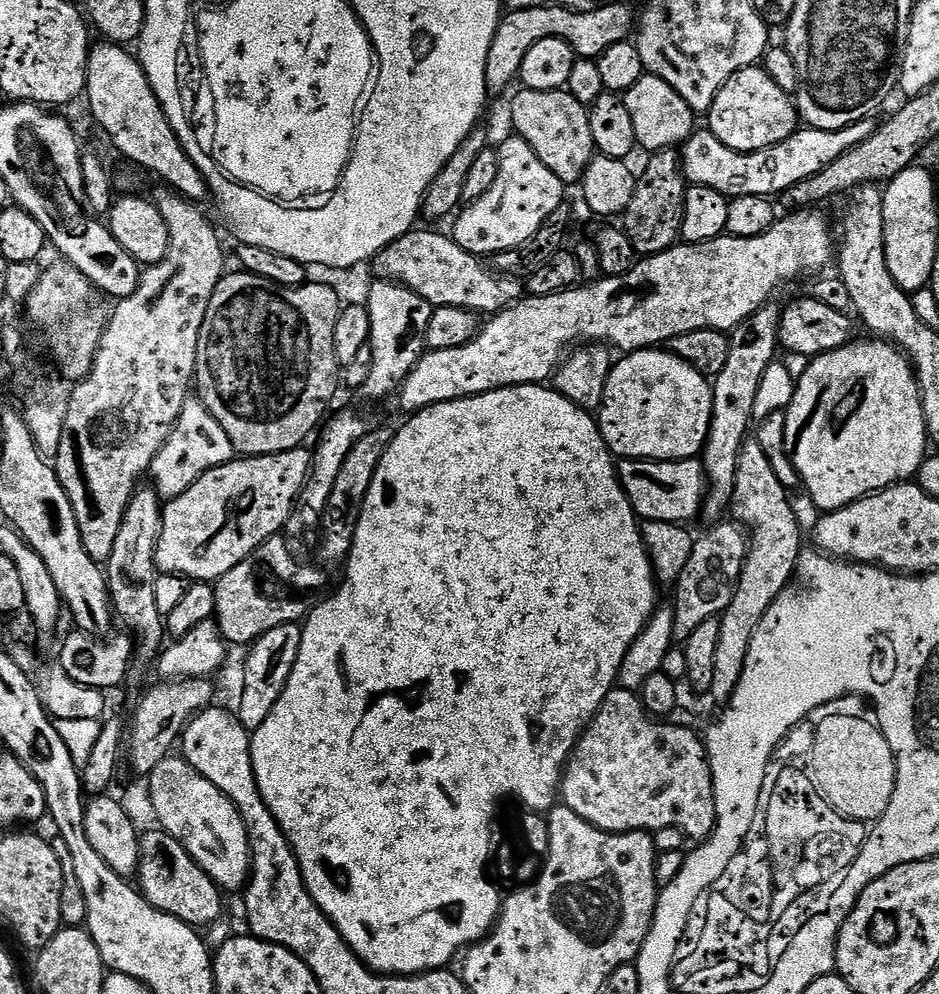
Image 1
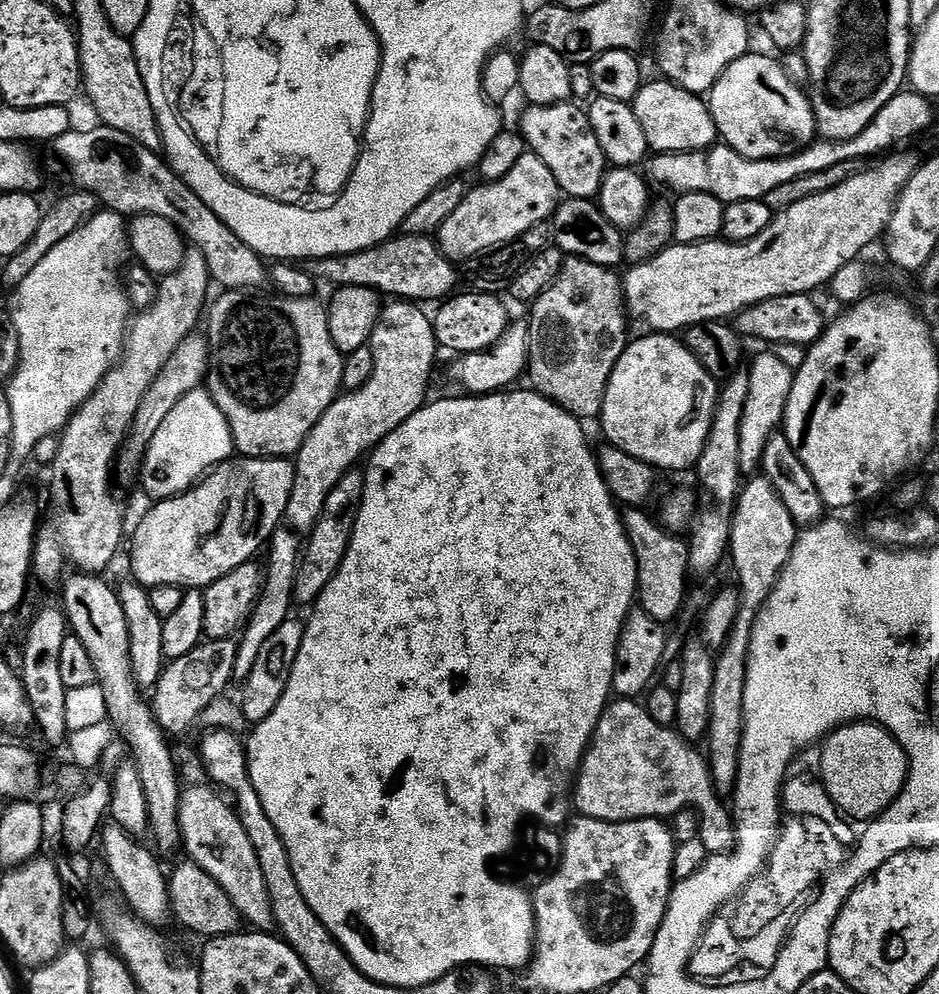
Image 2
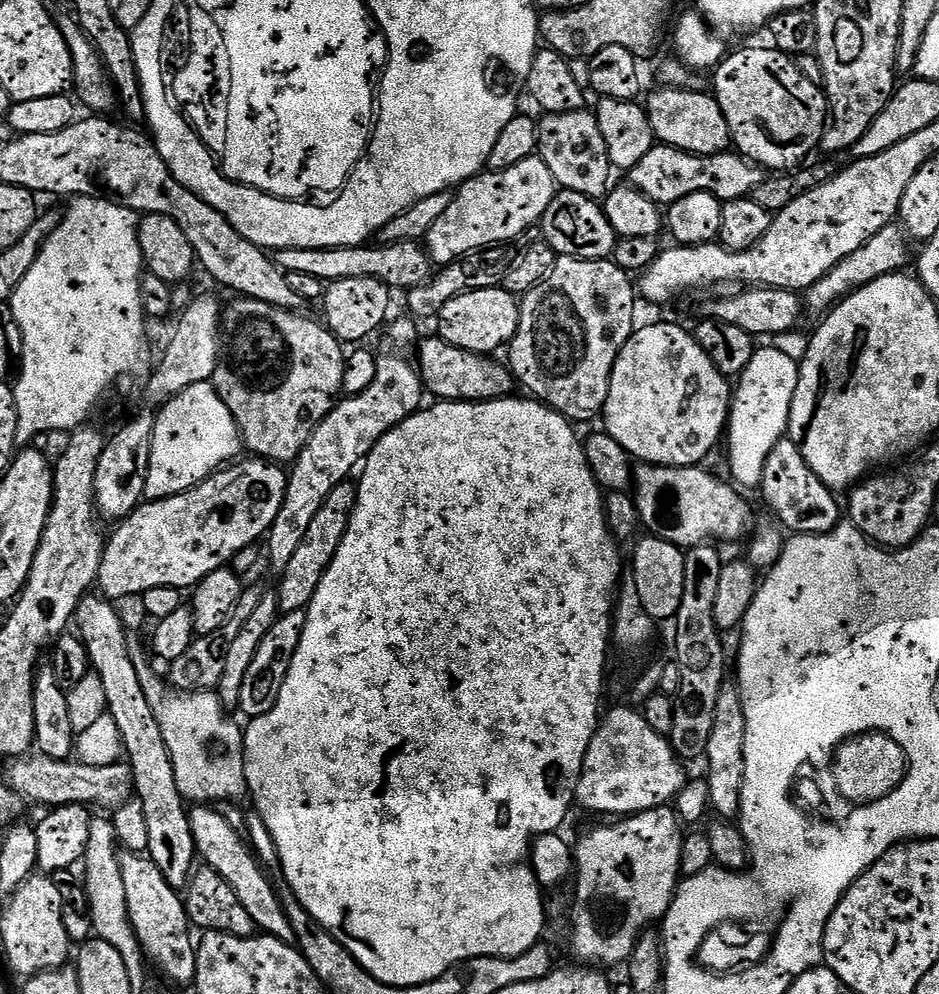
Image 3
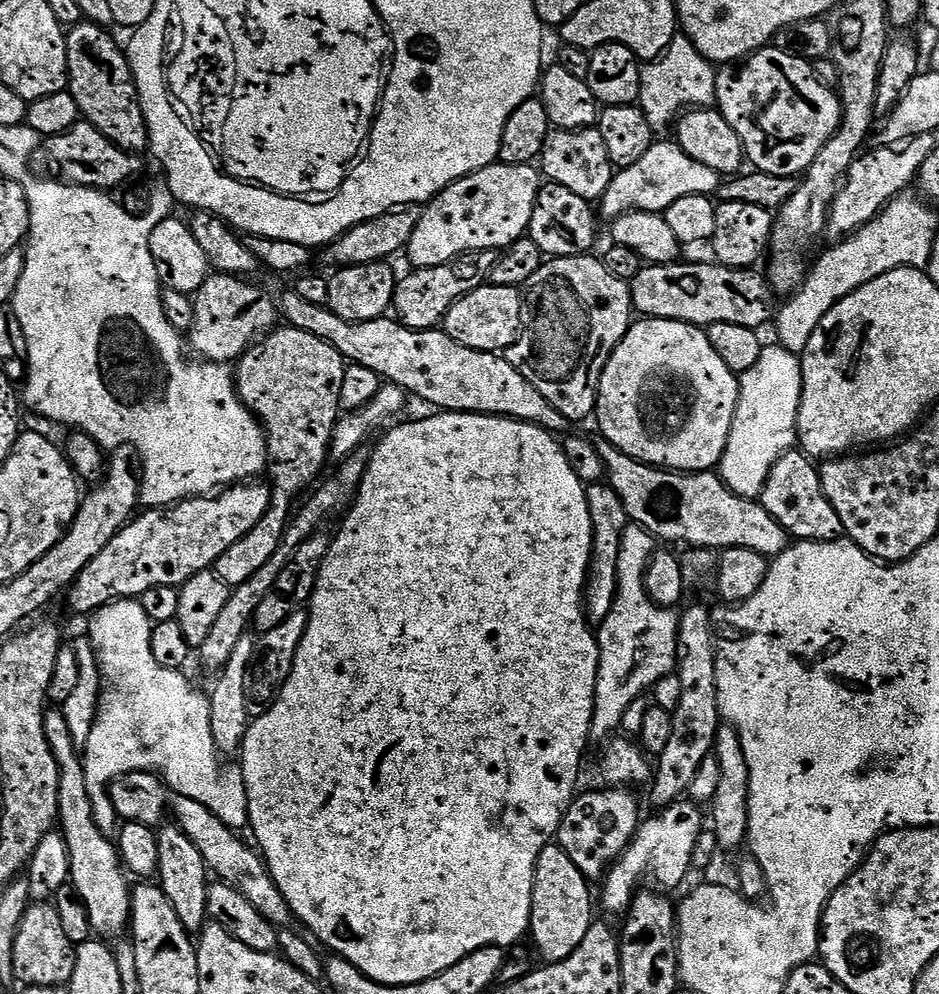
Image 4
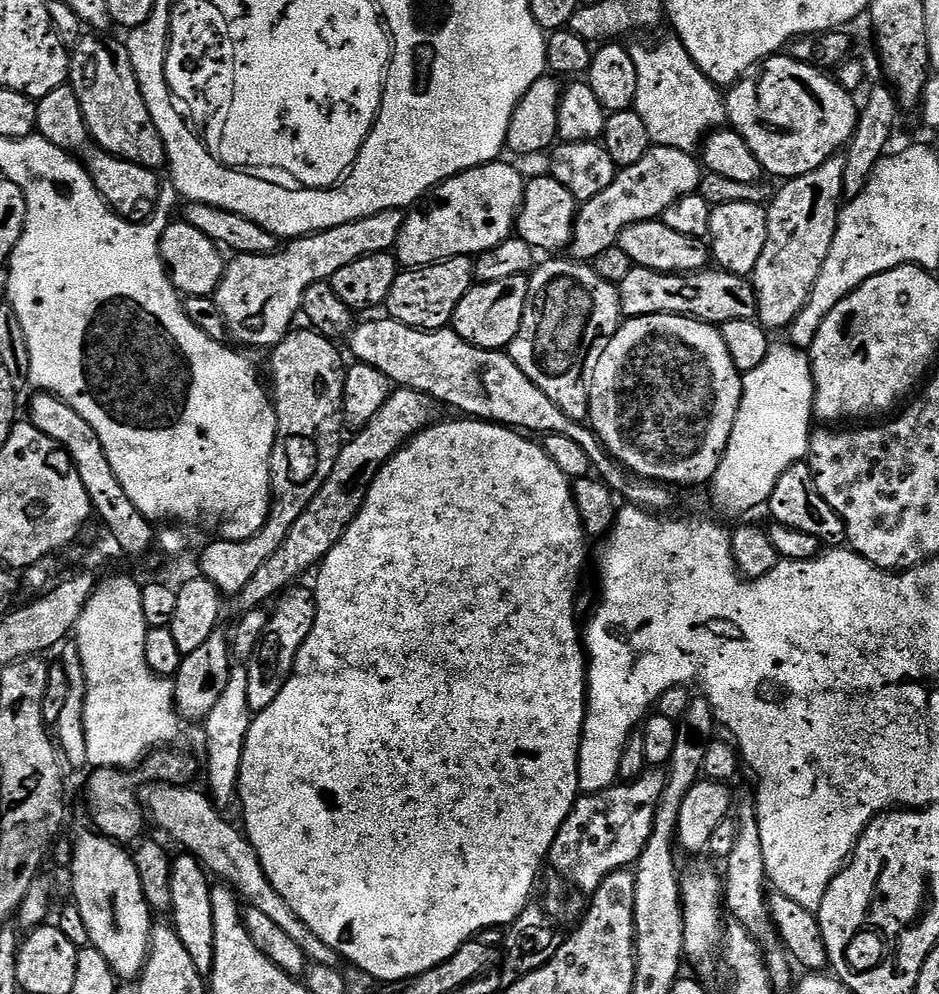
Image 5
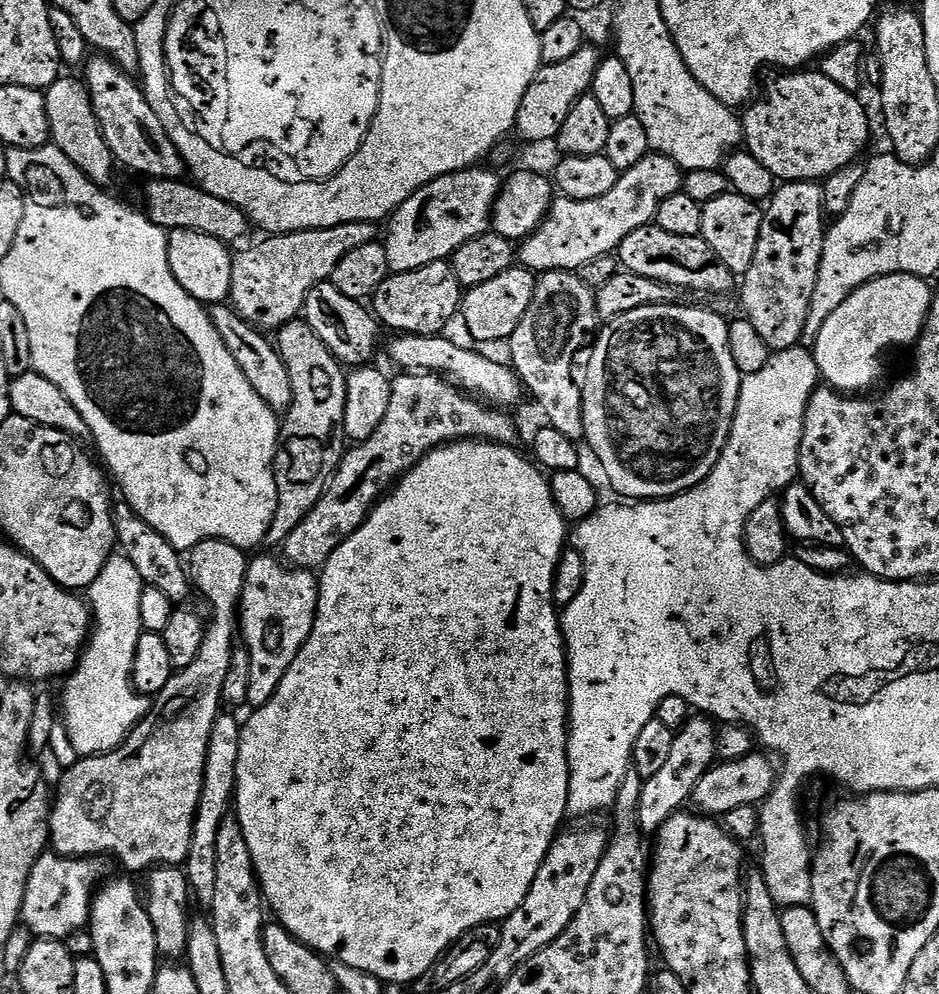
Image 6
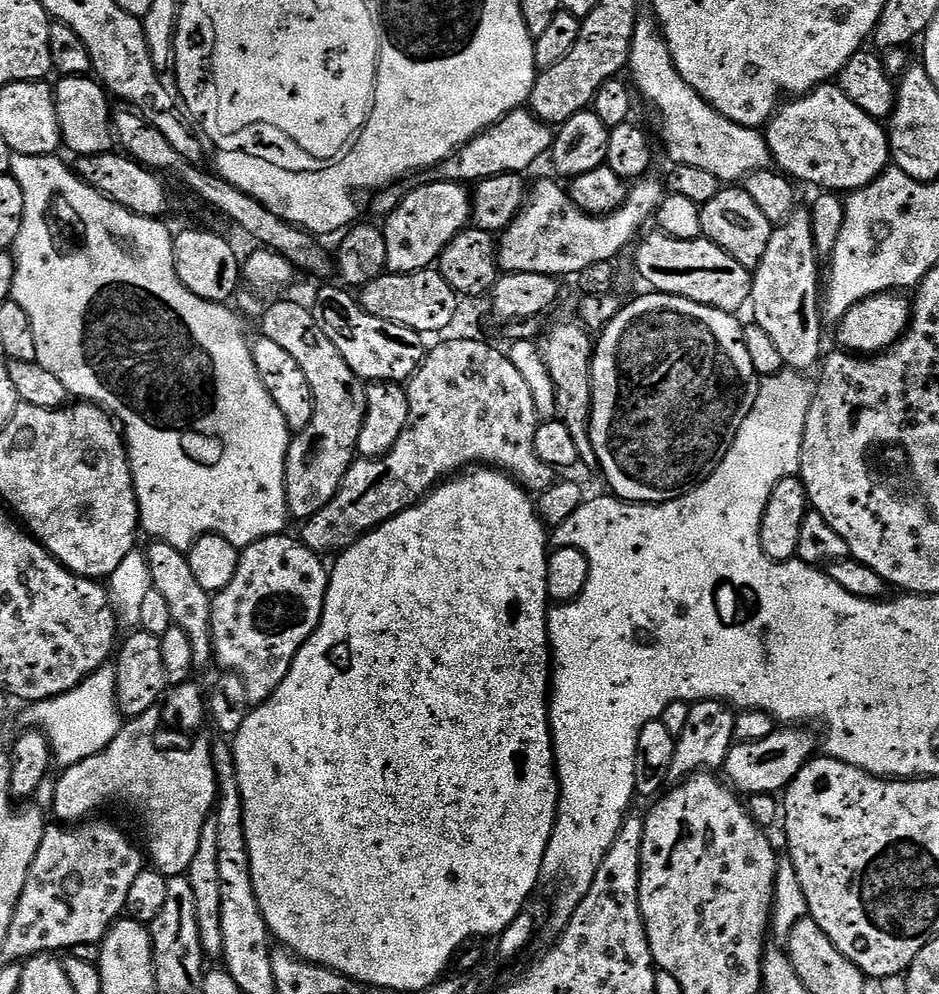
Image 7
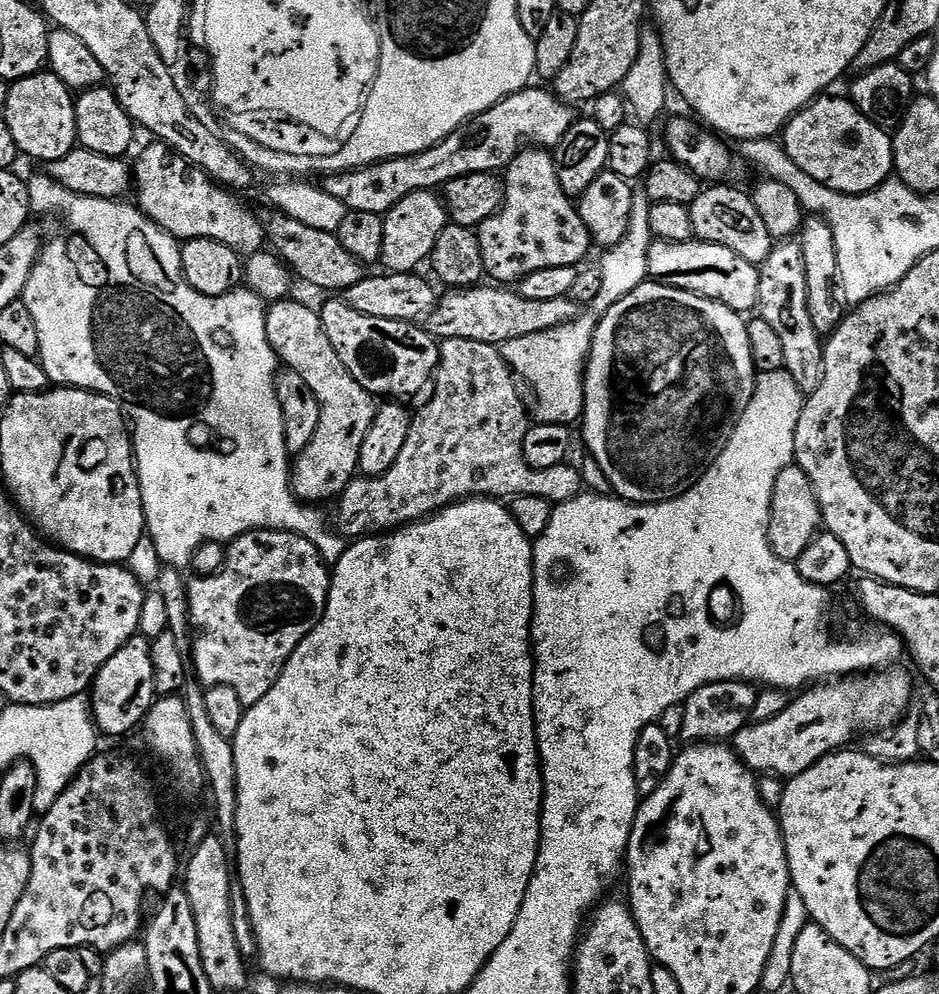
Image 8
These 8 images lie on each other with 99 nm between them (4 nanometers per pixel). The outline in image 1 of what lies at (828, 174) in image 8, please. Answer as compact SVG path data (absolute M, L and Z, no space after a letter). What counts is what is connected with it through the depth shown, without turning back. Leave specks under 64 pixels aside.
M753 66L738 70L718 90L712 108L706 113L707 127L730 150L739 152L757 152L763 148L774 146L790 134L794 134L798 127L798 113L793 97L786 90L782 90L774 82L763 67Z

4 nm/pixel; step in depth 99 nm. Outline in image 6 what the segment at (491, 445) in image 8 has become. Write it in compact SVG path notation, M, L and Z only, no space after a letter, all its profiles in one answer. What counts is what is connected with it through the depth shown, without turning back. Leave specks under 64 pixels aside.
M404 372L400 377L395 377L392 380L390 410L386 410L386 418L382 418L382 426L378 426L378 430L374 430L370 438L359 441L345 451L318 506L314 506L314 510L310 510L310 514L306 514L303 522L284 539L283 559L294 568L323 569L325 562L332 559L334 553L339 552L343 544L347 544L359 528L364 527L364 521L369 519L370 513L385 499L386 493L396 481L404 477L407 472L411 472L412 467L420 463L420 459L433 450L455 445L461 440L488 440L493 446L515 445L517 443L516 424L508 416L511 415L507 411L497 410L481 402L477 397L465 392L453 381L439 374Z

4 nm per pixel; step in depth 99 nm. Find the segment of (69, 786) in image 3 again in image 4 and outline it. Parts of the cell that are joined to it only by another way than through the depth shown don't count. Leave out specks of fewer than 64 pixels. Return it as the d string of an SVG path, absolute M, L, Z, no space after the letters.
M131 772L125 776L119 776L111 784L111 796L114 810L117 811L121 821L144 824L151 829L165 823L164 816L170 806L177 819L175 820L177 827L180 827L194 842L194 846L197 846L209 871L219 881L234 885L251 902L251 905L277 928L289 925L287 923L293 919L292 911L285 896L278 890L277 884L269 874L263 857L251 845L246 846L233 833L235 831L229 825L222 823L206 806L195 802L194 799L176 794L155 772Z

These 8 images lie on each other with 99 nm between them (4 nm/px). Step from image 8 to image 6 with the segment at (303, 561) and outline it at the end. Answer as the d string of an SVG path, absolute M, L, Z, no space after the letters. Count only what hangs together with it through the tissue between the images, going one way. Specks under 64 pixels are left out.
M253 555L248 561L248 577L244 583L244 593L240 596L238 609L238 632L242 637L243 647L250 654L250 694L248 704L253 709L260 709L269 704L276 691L283 685L286 674L292 671L292 665L300 658L300 651L305 648L310 634L316 626L316 607L322 598L322 588L311 571L289 566L283 559L275 560L272 556Z

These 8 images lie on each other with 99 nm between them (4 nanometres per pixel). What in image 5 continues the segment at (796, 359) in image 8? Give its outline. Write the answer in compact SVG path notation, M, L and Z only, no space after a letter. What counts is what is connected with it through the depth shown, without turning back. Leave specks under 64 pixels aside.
M843 154L831 156L818 170L791 177L773 195L767 205L766 246L758 257L758 266L751 274L752 289L756 292L756 314L769 330L787 330L812 297L814 282L822 274L826 254L834 242L846 178L846 158Z

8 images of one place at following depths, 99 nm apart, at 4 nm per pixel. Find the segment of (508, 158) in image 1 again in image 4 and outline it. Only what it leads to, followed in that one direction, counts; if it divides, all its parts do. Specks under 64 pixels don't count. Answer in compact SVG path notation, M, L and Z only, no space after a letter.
M494 163L477 172L471 172L466 178L455 180L446 190L442 190L427 204L423 205L424 213L421 221L414 229L406 249L406 257L413 269L433 268L449 264L457 260L465 252L487 252L503 250L525 235L530 226L530 218L534 214L536 199L540 193L542 172L532 164Z

